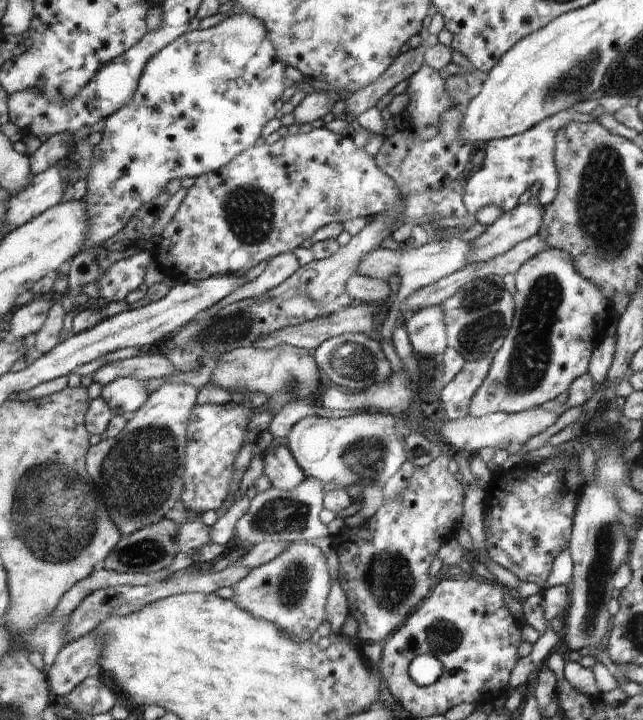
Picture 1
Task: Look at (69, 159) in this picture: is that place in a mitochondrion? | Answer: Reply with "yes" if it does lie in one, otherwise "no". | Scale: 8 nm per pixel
no

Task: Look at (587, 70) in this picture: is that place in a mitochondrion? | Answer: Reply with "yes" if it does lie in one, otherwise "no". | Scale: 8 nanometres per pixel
yes

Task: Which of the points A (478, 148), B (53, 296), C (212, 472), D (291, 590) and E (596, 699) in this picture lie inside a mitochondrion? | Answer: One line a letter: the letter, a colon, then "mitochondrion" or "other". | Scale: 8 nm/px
A: other
B: other
C: other
D: mitochondrion
E: other

